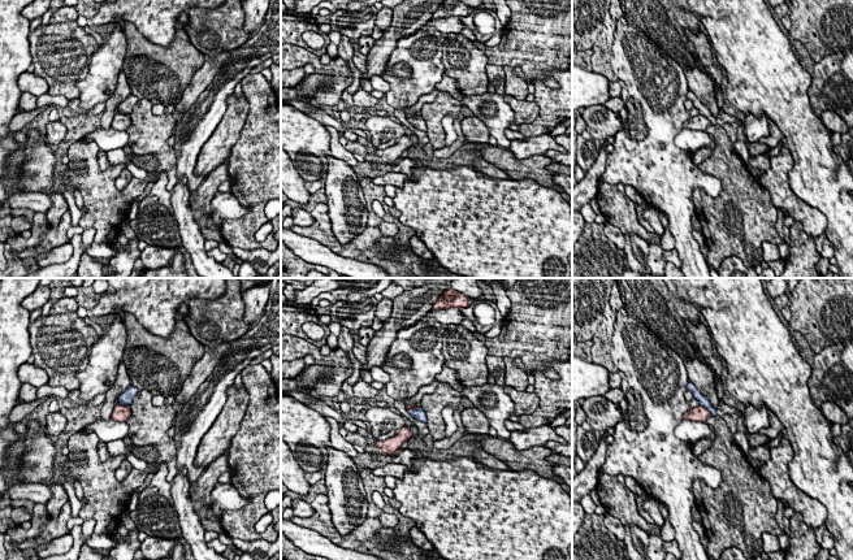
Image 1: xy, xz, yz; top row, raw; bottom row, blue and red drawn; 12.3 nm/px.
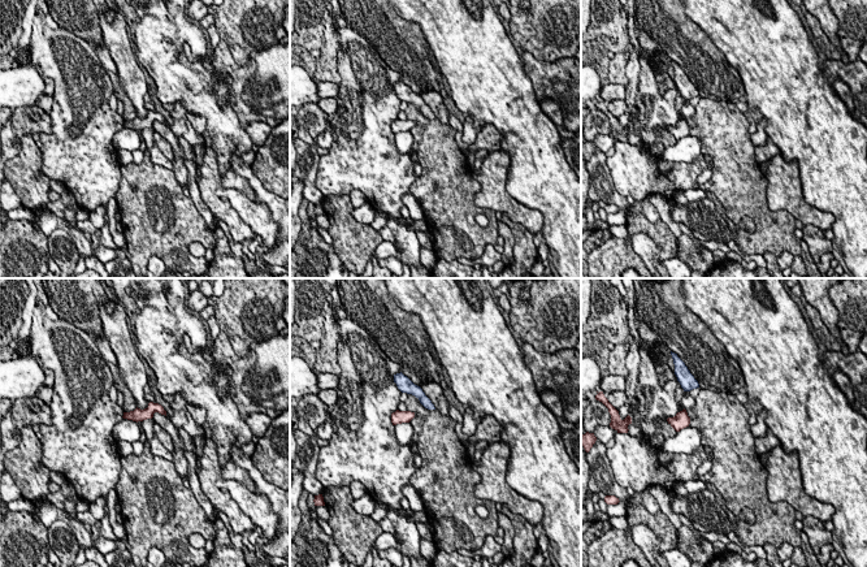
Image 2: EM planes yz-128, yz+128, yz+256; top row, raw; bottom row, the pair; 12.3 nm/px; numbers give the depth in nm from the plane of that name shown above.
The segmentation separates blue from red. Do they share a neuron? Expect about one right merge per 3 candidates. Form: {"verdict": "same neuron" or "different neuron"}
{"verdict": "different neuron"}

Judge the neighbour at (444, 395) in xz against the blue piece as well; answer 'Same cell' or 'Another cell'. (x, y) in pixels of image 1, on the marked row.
Another cell

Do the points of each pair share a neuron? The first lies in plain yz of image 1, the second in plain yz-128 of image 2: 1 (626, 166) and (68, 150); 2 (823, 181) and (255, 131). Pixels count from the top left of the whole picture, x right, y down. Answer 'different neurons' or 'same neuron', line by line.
1: same neuron
2: different neurons

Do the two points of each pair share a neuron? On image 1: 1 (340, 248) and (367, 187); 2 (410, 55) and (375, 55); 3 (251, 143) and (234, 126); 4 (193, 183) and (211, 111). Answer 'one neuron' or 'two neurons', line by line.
1: one neuron
2: two neurons
3: two neurons
4: one neuron

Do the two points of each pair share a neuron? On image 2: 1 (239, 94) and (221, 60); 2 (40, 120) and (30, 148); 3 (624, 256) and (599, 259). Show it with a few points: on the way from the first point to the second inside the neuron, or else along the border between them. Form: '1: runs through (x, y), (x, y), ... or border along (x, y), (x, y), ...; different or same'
1: runs through (239, 86), (239, 78), (229, 68); same
2: border along (31, 134), (24, 134), (20, 138); different
3: runs through (618, 256), (606, 259); same

